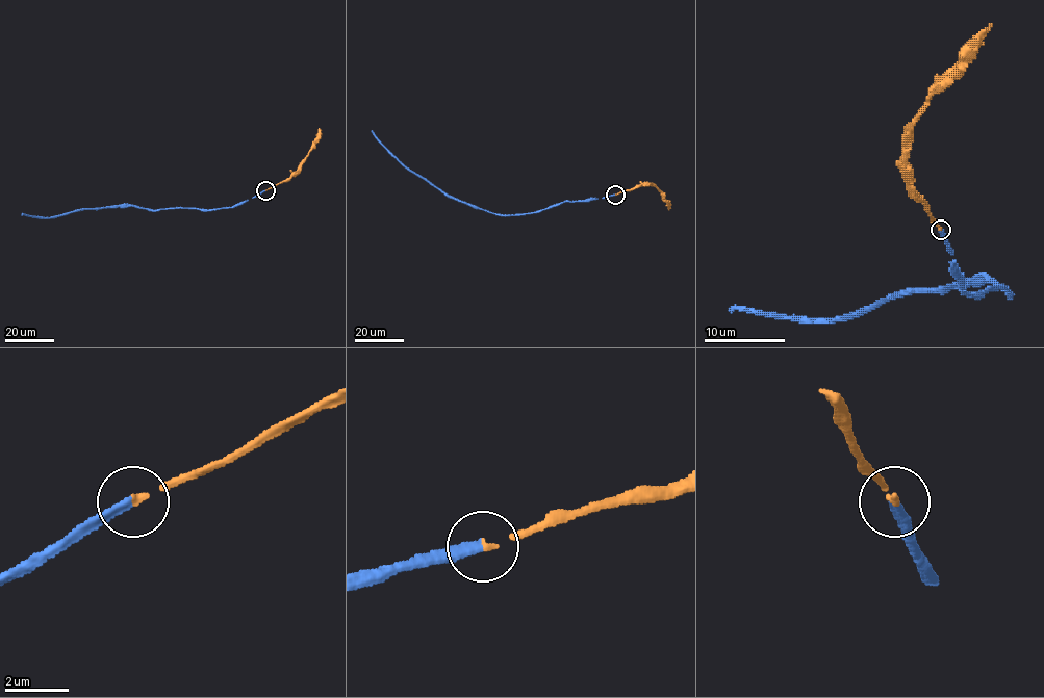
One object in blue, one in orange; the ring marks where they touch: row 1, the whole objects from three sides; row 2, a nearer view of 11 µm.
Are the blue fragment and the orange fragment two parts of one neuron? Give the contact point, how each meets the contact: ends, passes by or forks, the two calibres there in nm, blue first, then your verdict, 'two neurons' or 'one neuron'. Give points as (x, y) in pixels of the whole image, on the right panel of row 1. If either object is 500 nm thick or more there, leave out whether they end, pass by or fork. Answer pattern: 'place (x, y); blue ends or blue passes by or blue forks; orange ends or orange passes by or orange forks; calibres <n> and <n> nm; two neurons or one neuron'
place (940, 229); blue ends; orange ends; calibres 280 and 170 nm; one neuron

